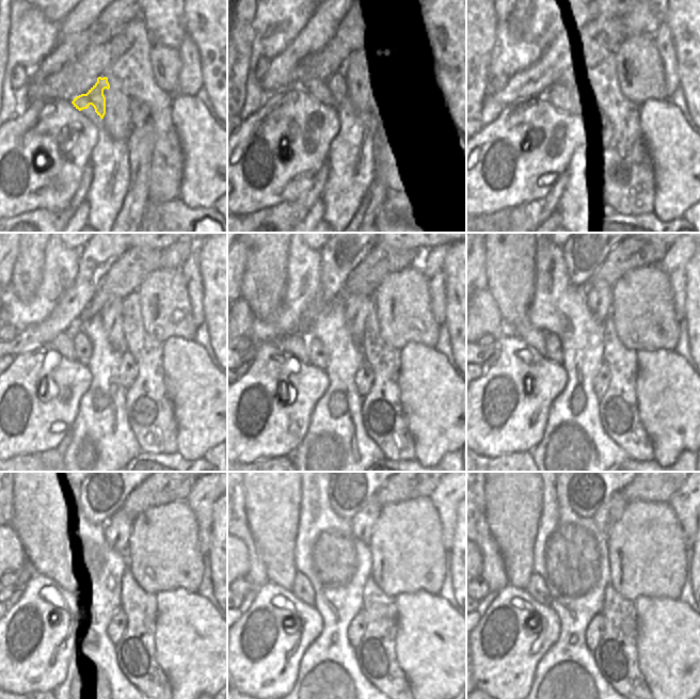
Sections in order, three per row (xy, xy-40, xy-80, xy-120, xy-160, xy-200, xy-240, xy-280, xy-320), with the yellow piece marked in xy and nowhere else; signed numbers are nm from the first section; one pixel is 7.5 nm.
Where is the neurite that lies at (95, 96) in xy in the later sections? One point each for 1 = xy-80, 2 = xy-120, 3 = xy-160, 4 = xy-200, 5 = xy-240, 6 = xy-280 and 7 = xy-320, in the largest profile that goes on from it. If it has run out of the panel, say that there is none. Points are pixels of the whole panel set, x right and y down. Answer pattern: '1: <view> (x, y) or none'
1: xy-80 (563, 98)
2: xy-120 (82, 347)
3: xy-160 (317, 355)
4: xy-200 (553, 346)
5: xy-240 (68, 586)
6: xy-280 (302, 588)
7: xy-320 (536, 587)

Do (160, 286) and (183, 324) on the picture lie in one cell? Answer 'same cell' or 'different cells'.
same cell

